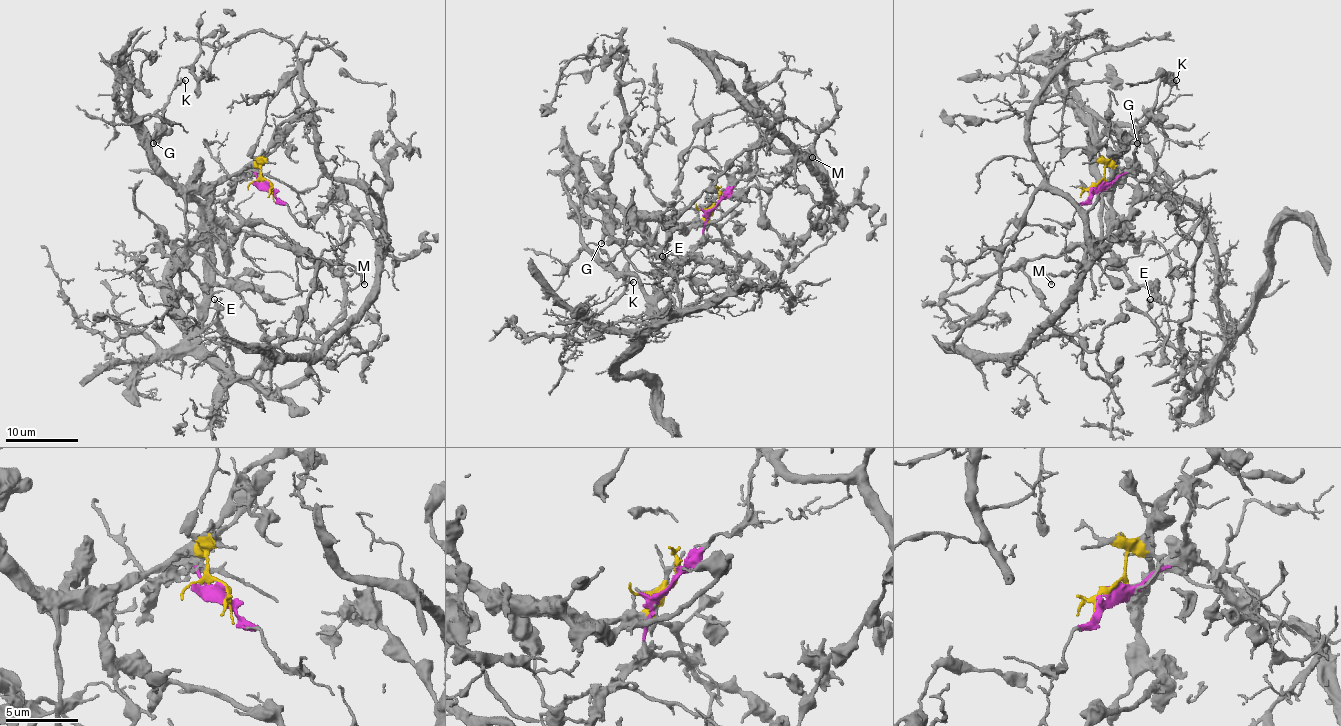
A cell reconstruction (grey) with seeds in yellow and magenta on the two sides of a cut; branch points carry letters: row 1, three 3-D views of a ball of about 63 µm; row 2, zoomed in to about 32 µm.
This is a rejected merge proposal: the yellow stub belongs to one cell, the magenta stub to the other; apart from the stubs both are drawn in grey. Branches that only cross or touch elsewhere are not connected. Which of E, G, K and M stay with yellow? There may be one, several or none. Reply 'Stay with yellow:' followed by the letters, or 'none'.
Stay with yellow: G, M

